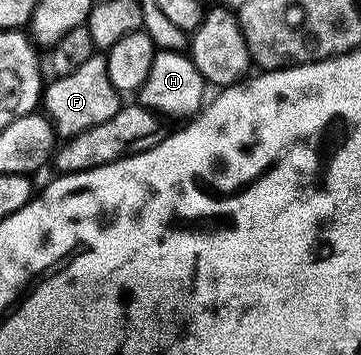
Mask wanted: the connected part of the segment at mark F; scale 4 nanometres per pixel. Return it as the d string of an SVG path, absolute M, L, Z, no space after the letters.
M95 53L91 57L87 57L87 61L83 61L83 65L79 65L79 69L75 69L75 73L56 76L52 81L54 83L50 87L48 84L43 91L43 111L49 122L53 124L54 132L58 136L78 135L91 125L103 125L103 121L111 121L111 117L115 117L115 113L119 113L119 109L123 106L122 92L117 91L115 85L111 83L104 54Z

